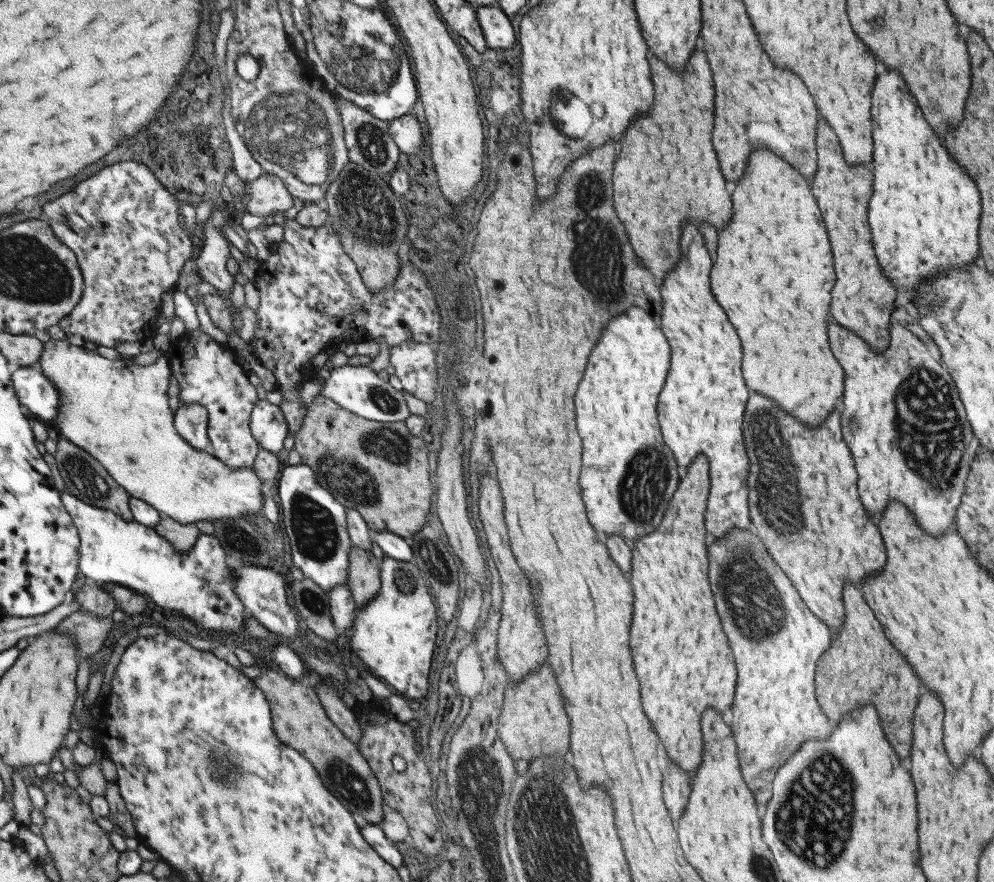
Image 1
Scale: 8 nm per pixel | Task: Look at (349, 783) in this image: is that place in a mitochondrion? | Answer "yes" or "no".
yes

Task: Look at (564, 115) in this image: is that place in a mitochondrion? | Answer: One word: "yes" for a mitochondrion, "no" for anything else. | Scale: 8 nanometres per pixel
yes

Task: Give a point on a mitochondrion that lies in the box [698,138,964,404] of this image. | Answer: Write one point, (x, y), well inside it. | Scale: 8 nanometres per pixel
(934, 304)

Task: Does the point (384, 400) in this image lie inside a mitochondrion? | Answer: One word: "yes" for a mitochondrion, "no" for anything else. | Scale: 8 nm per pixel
yes

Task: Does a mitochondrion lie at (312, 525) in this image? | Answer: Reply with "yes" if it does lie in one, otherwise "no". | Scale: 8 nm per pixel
yes

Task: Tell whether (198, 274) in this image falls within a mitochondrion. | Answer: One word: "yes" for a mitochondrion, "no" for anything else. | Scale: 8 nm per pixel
no

